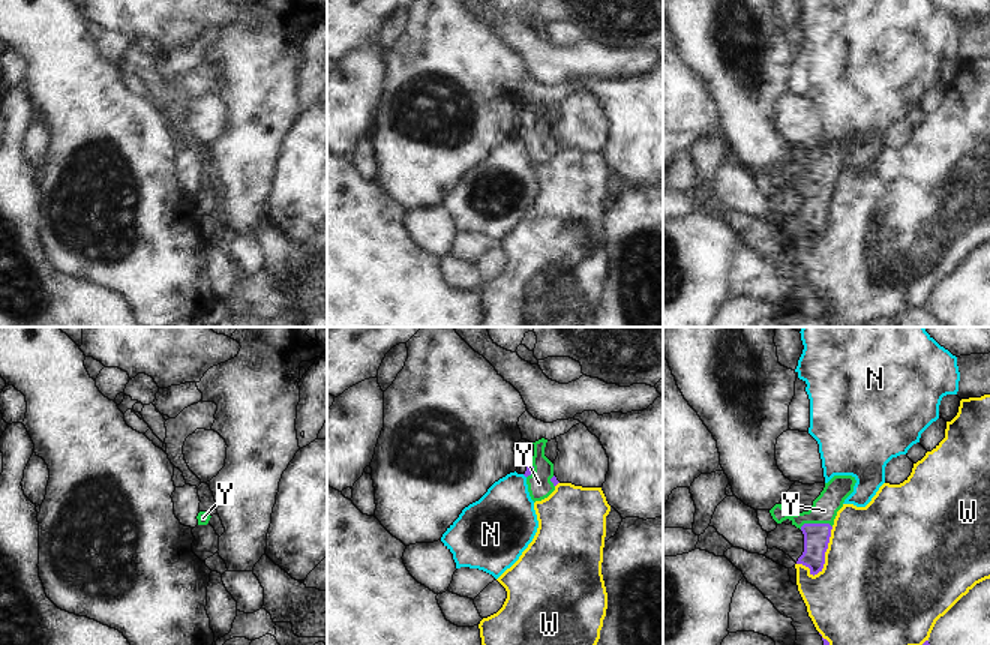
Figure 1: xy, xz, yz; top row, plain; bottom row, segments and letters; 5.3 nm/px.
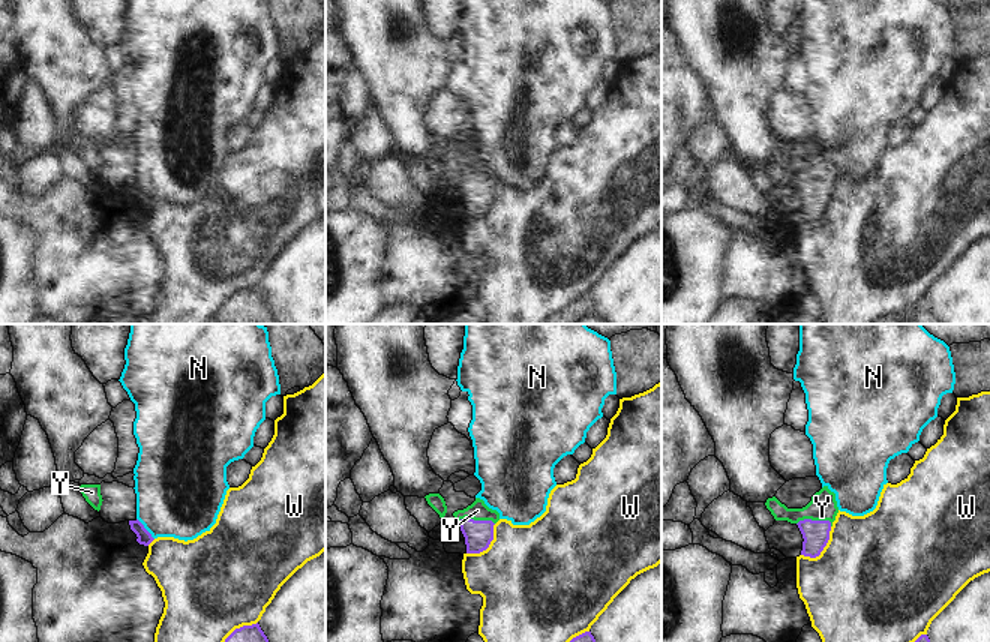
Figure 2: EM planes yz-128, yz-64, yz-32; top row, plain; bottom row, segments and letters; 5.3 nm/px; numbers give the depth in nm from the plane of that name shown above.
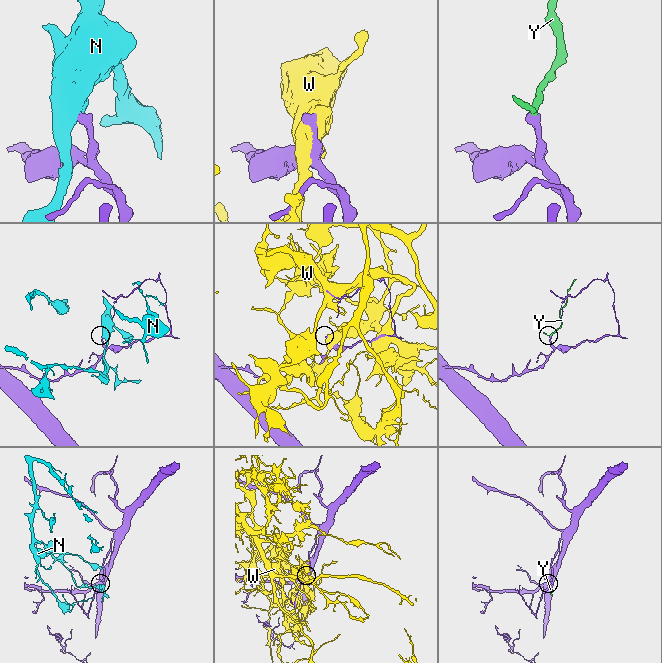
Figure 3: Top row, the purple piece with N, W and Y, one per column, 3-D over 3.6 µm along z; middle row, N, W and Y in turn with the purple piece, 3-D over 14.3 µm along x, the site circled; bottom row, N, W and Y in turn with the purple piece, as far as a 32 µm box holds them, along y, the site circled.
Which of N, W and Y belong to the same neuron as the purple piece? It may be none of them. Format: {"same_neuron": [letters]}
{"same_neuron": ["Y"]}

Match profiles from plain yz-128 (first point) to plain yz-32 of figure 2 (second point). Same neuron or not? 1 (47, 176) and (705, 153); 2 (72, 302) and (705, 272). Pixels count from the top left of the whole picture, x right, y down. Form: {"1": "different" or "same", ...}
{"1": "different", "2": "different"}

